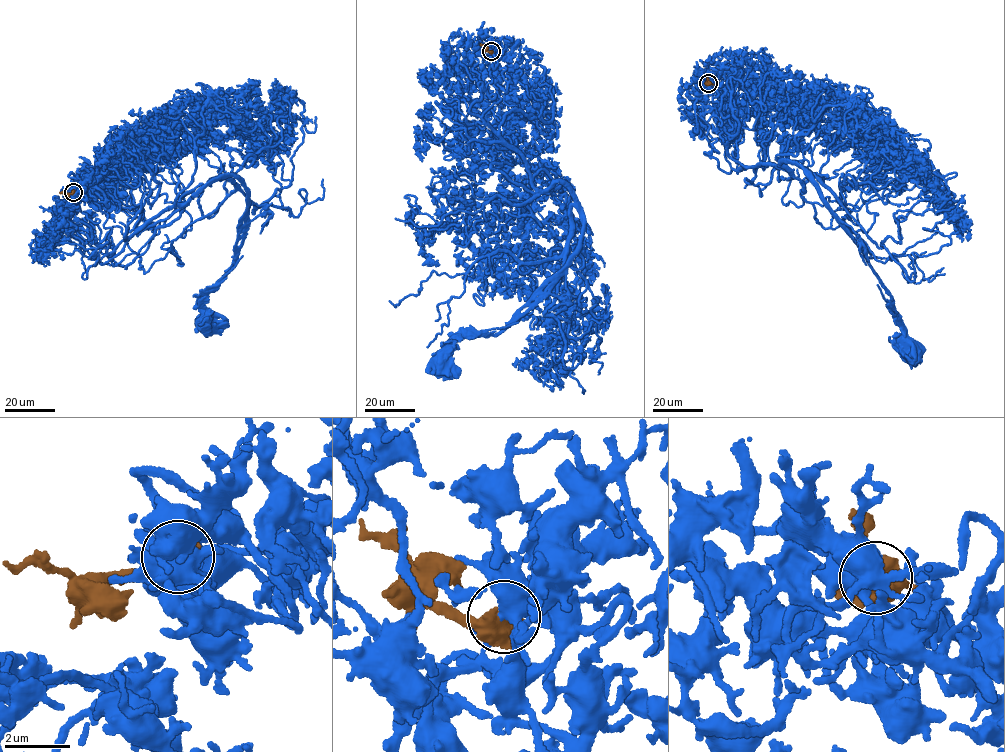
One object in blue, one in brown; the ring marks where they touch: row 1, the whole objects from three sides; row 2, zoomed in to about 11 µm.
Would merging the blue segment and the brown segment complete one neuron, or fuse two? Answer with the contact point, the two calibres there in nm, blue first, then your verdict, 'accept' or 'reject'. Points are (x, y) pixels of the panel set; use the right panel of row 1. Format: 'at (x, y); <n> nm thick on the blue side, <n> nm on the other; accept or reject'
at (708, 83); 400 nm thick on the blue side, 750 nm on the other; reject

